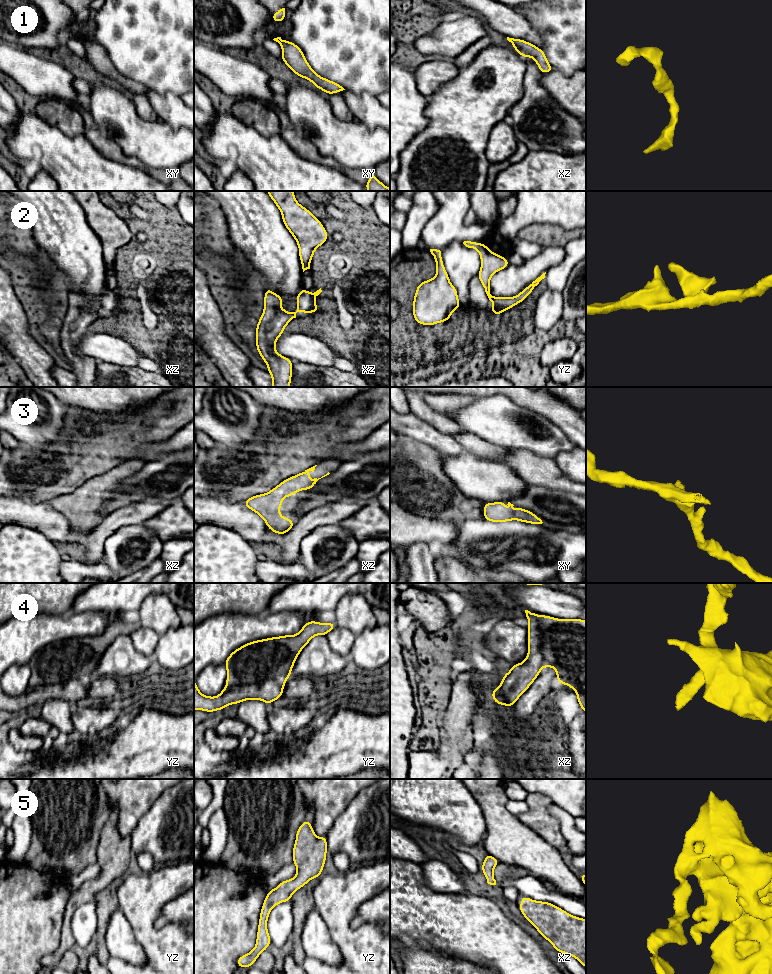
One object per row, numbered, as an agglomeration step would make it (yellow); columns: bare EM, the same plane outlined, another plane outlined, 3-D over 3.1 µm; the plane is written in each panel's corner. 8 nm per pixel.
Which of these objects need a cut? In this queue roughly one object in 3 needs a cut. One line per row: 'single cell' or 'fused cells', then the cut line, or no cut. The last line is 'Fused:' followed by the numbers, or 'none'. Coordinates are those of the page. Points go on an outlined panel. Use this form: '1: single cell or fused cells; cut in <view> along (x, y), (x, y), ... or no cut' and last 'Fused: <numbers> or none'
1: single cell; no cut
2: single cell; no cut
3: single cell; no cut
4: single cell; no cut
5: single cell; no cut
Fused: none

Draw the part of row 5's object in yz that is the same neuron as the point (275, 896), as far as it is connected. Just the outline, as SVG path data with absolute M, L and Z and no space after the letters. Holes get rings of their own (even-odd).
M307 819L296 832L292 850L293 864L297 874L290 880L283 880L276 888L268 891L259 917L256 945L248 954L237 959L237 967L252 967L263 951L271 944L267 921L271 910L279 903L291 900L292 895L311 879L321 876L326 862L327 836L317 837Z

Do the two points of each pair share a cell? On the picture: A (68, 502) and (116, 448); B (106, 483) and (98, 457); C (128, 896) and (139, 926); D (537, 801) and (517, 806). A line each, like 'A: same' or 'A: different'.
A: same
B: same
C: same
D: different

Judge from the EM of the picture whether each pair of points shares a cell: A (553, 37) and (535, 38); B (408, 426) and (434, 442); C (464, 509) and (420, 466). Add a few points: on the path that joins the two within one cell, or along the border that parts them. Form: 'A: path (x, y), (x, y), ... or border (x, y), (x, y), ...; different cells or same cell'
A: border (527, 19), (540, 33), (543, 41), (542, 47); different cells
B: path (414, 428), (428, 436); same cell
C: path (453, 499), (431, 477); same cell

